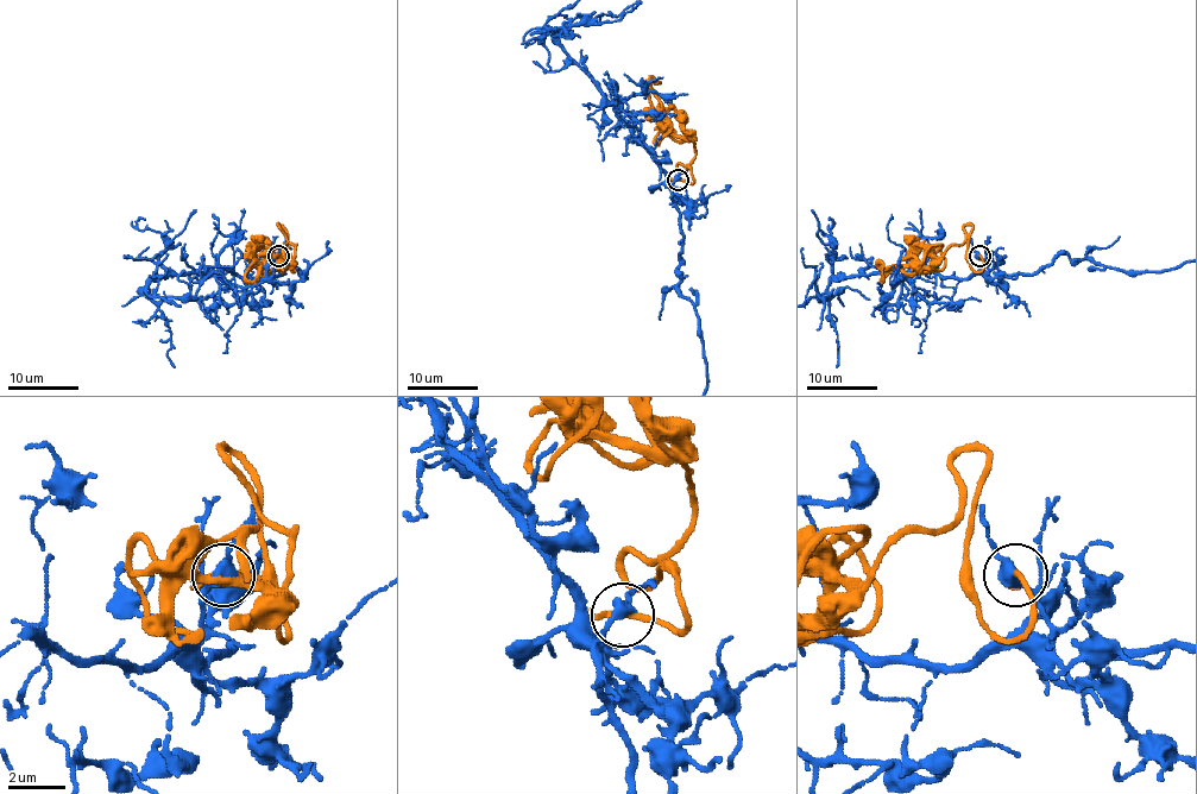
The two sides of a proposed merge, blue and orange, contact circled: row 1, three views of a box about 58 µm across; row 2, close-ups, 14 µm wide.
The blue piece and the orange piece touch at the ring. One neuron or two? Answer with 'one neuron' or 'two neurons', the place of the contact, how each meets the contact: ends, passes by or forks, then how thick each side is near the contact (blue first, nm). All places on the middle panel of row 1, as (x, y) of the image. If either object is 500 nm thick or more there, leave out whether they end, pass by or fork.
two neurons; place (678, 180); blue passes by; orange ends; calibres 360 and 300 nm

